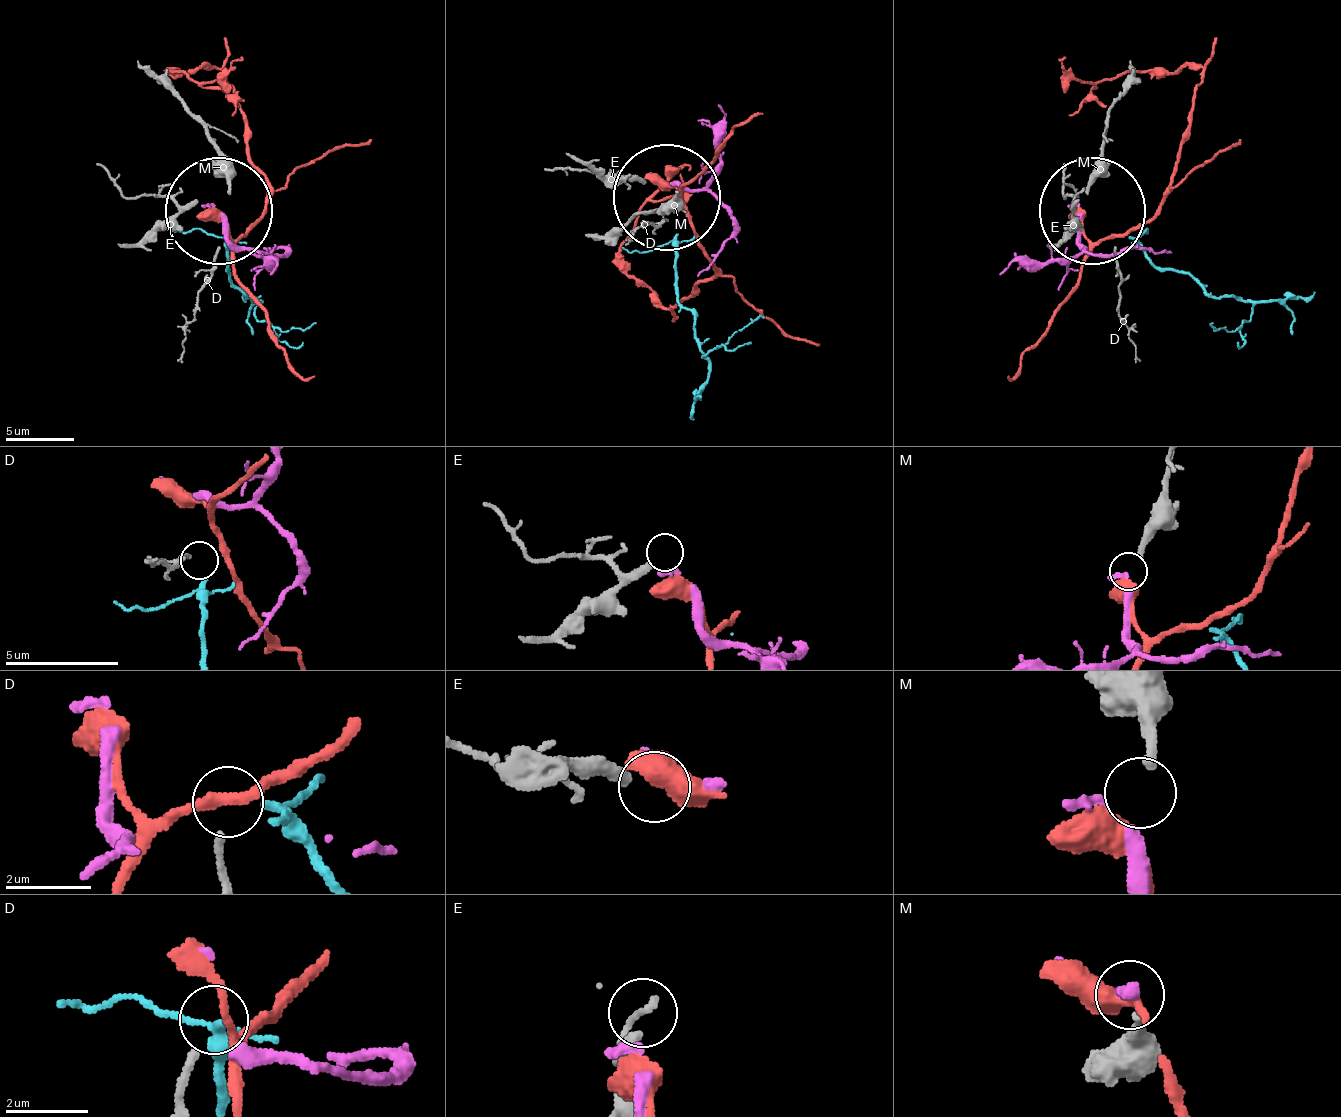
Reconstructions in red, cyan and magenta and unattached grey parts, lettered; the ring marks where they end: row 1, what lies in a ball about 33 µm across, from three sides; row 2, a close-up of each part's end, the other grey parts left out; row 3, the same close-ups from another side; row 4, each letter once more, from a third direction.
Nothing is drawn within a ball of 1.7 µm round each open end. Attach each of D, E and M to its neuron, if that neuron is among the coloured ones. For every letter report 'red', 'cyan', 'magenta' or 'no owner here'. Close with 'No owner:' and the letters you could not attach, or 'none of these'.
D: no owner here
E: no owner here
M: magenta
No owner: D, E

